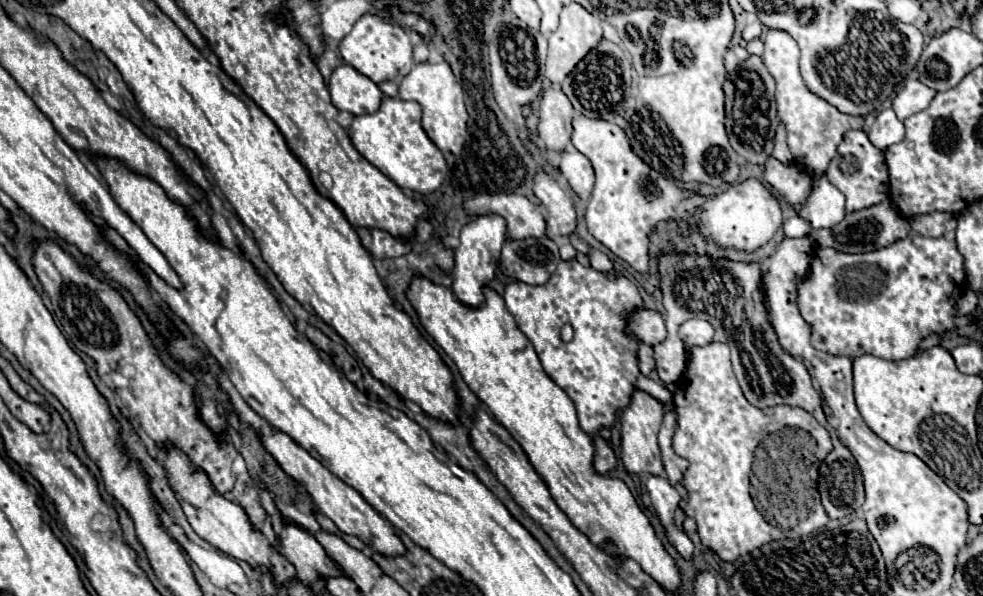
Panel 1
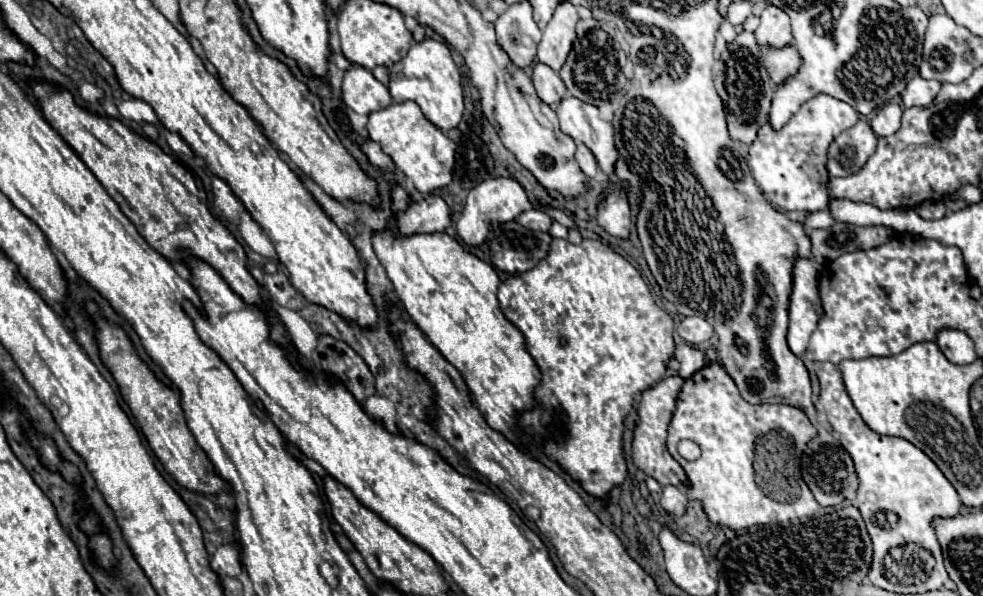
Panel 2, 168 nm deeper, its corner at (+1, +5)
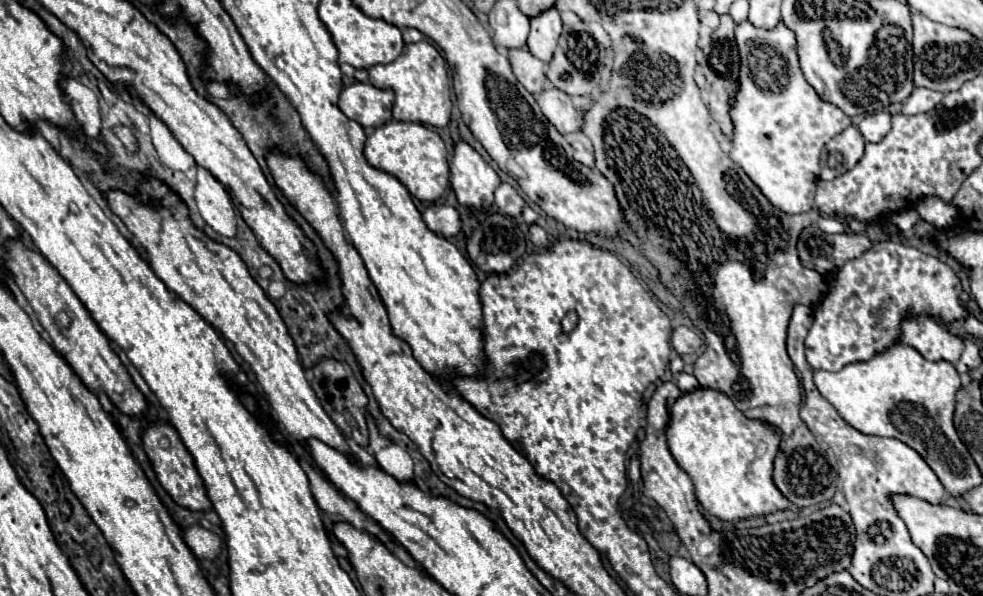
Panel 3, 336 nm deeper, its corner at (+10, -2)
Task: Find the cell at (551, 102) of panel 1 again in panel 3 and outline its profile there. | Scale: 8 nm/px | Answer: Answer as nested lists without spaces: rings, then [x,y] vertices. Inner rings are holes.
[[[509,50],[507,52],[513,74],[531,94],[541,94],[545,80],[545,64],[531,56],[529,50]]]

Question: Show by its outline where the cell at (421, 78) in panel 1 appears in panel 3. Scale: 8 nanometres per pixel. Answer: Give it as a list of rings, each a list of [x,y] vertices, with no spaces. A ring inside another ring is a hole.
[[[415,42],[405,44],[401,56],[391,64],[377,64],[369,70],[369,82],[379,90],[393,90],[393,118],[395,120],[409,120],[421,122],[427,126],[443,128],[449,122],[451,114],[451,100],[449,100],[449,74],[445,60],[441,58],[439,50],[431,42]]]

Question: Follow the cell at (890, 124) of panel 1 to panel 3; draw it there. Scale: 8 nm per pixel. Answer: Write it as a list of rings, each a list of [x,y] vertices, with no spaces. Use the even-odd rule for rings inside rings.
[[[887,112],[871,114],[861,120],[859,130],[867,142],[881,142],[885,138],[885,134],[891,130],[891,114],[887,114]]]

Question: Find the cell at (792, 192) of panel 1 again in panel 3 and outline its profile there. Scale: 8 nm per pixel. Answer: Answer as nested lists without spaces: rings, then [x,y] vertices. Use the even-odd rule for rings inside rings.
[[[743,22],[735,28],[735,36],[741,52],[741,86],[731,108],[735,134],[729,156],[745,170],[745,174],[777,210],[785,214],[809,212],[815,206],[813,198],[819,180],[819,154],[833,136],[841,134],[841,130],[851,124],[851,118],[835,104],[823,102],[807,84],[795,52],[795,34],[785,24],[779,24],[775,30],[761,30]]]

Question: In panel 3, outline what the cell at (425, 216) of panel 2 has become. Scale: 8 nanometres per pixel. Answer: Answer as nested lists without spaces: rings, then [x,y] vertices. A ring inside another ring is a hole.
[[[431,204],[429,208],[425,208],[423,222],[427,224],[429,230],[433,230],[435,234],[443,234],[443,236],[455,236],[461,228],[459,212],[445,204]]]

